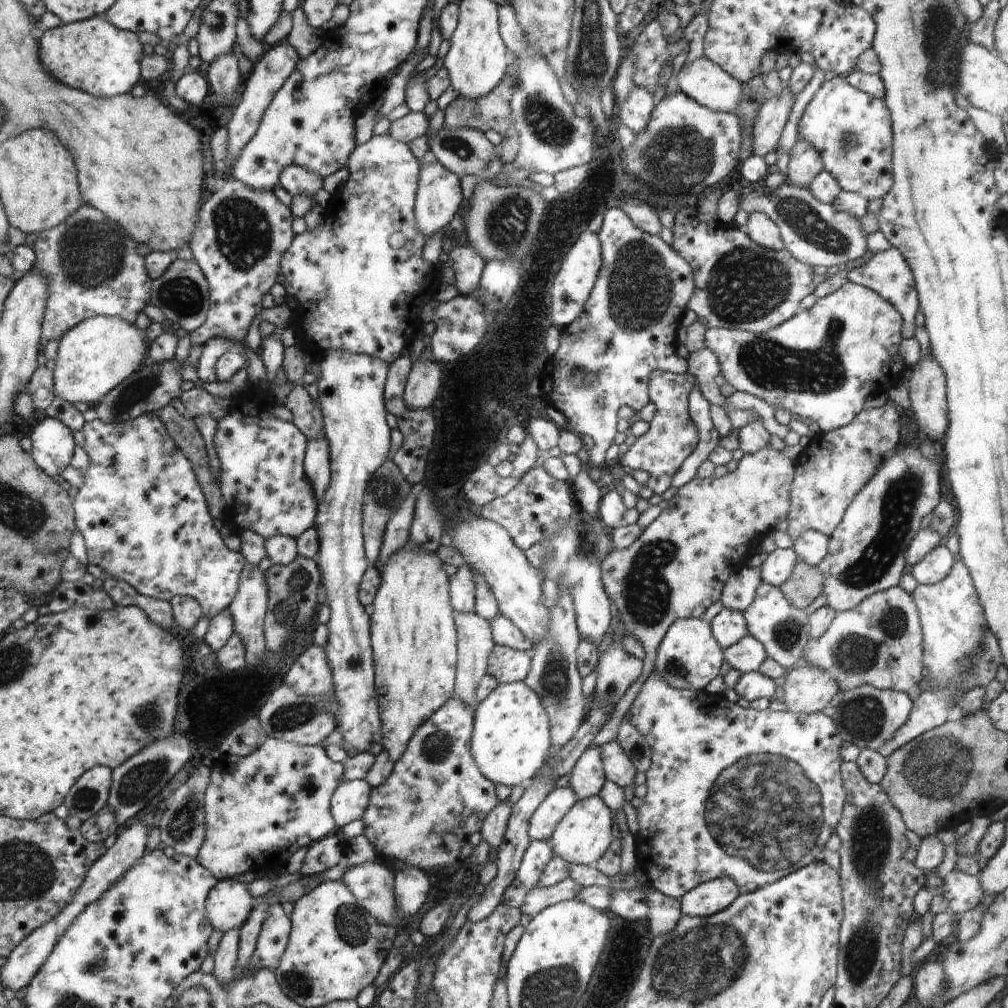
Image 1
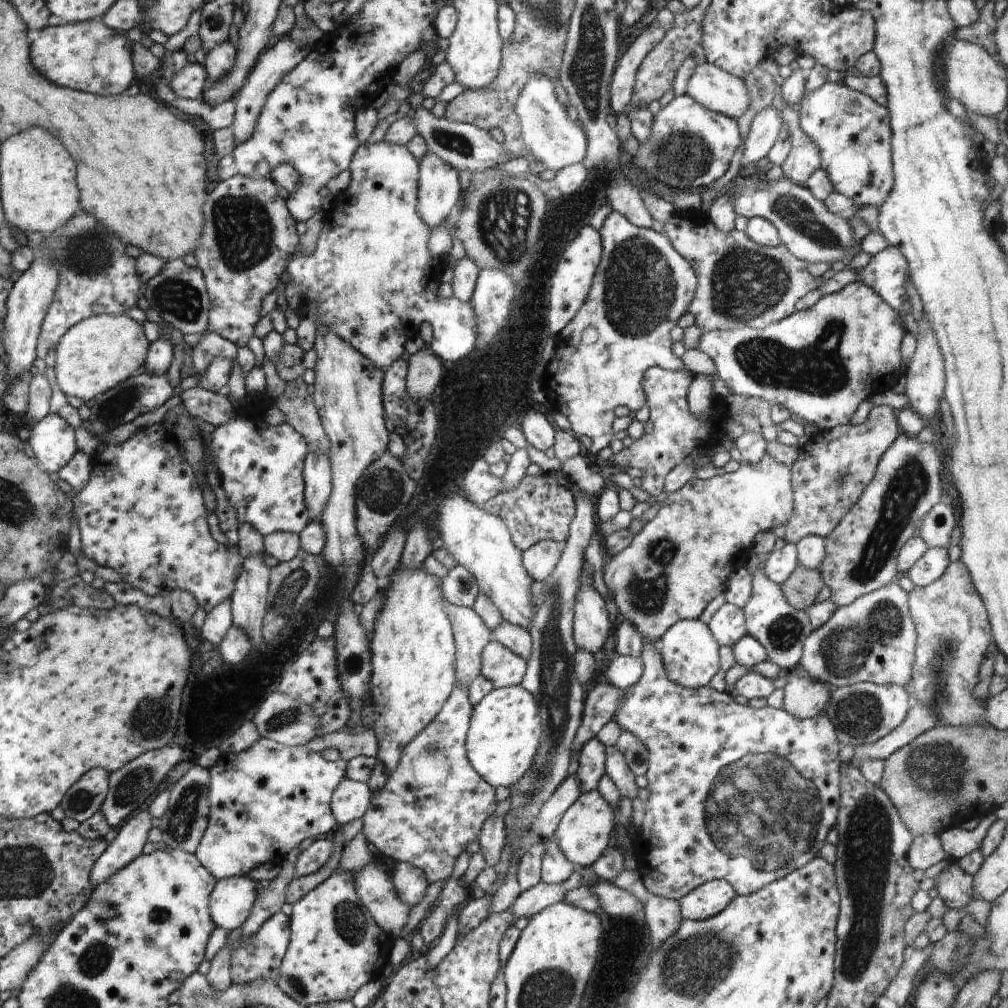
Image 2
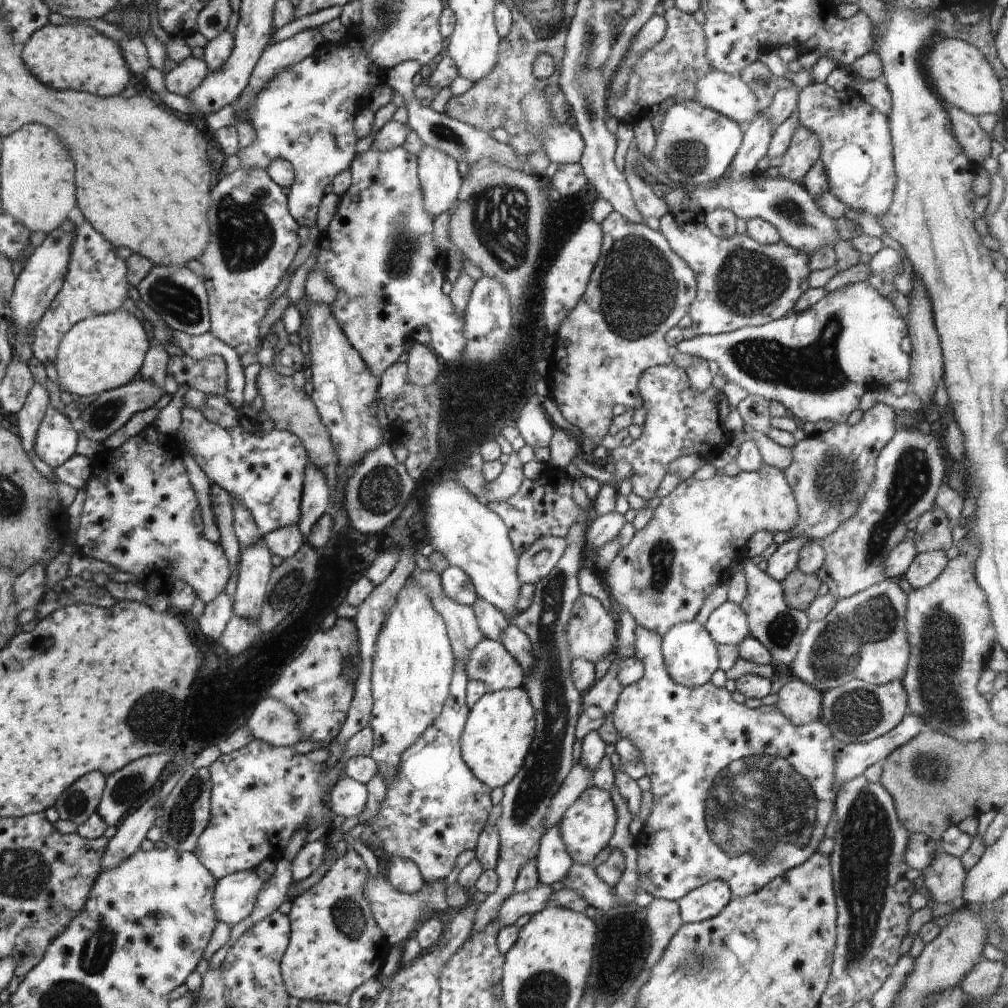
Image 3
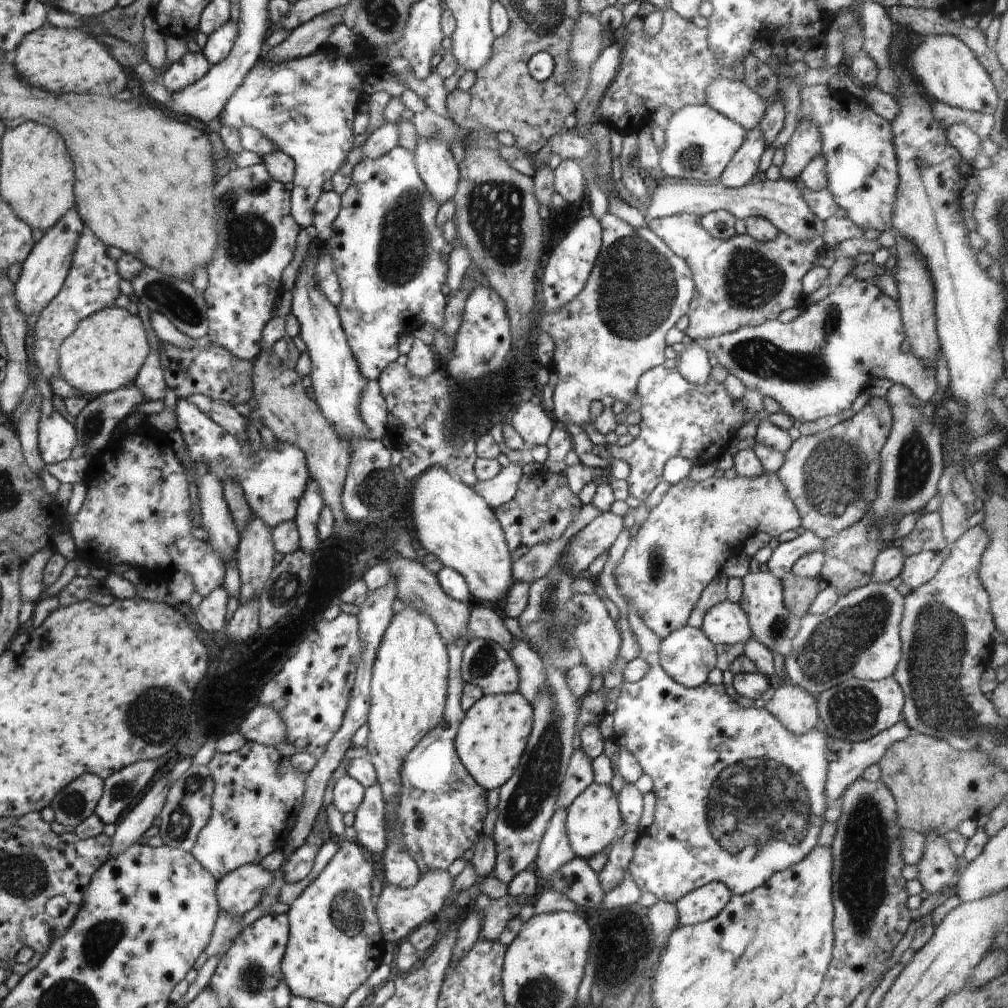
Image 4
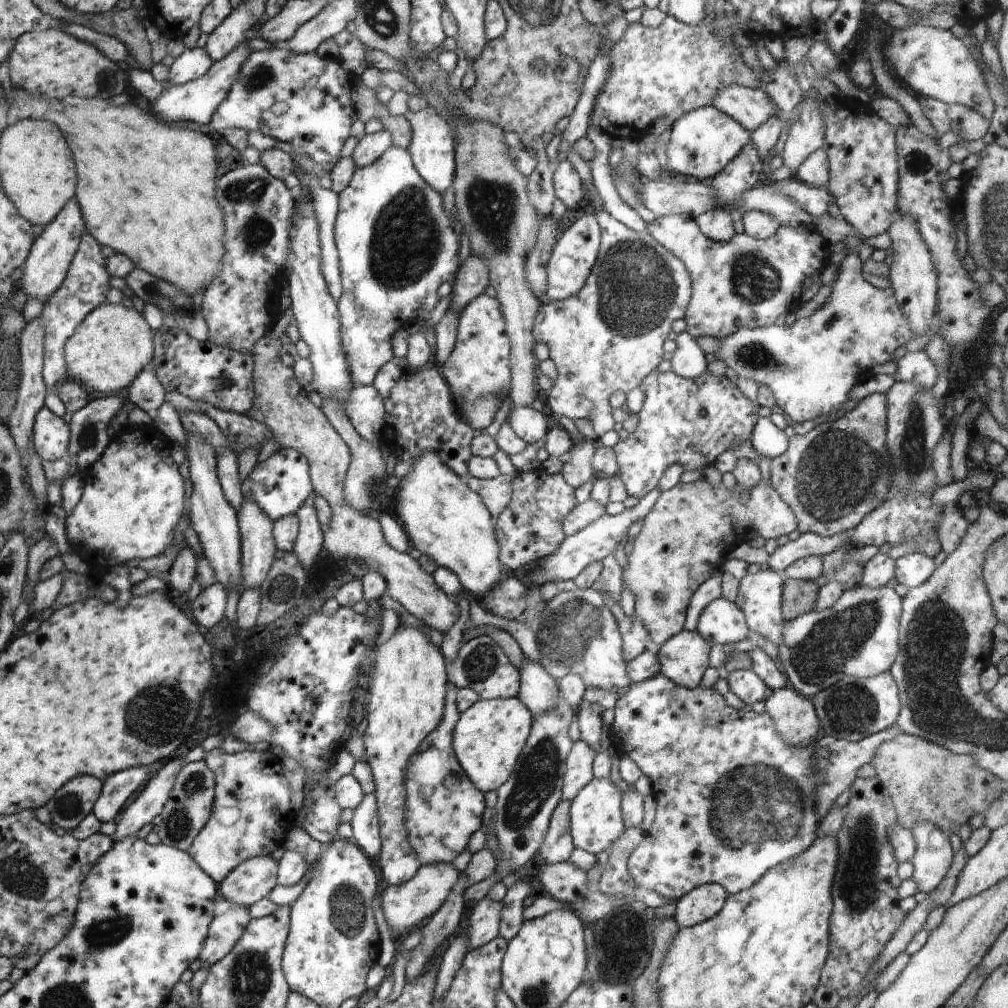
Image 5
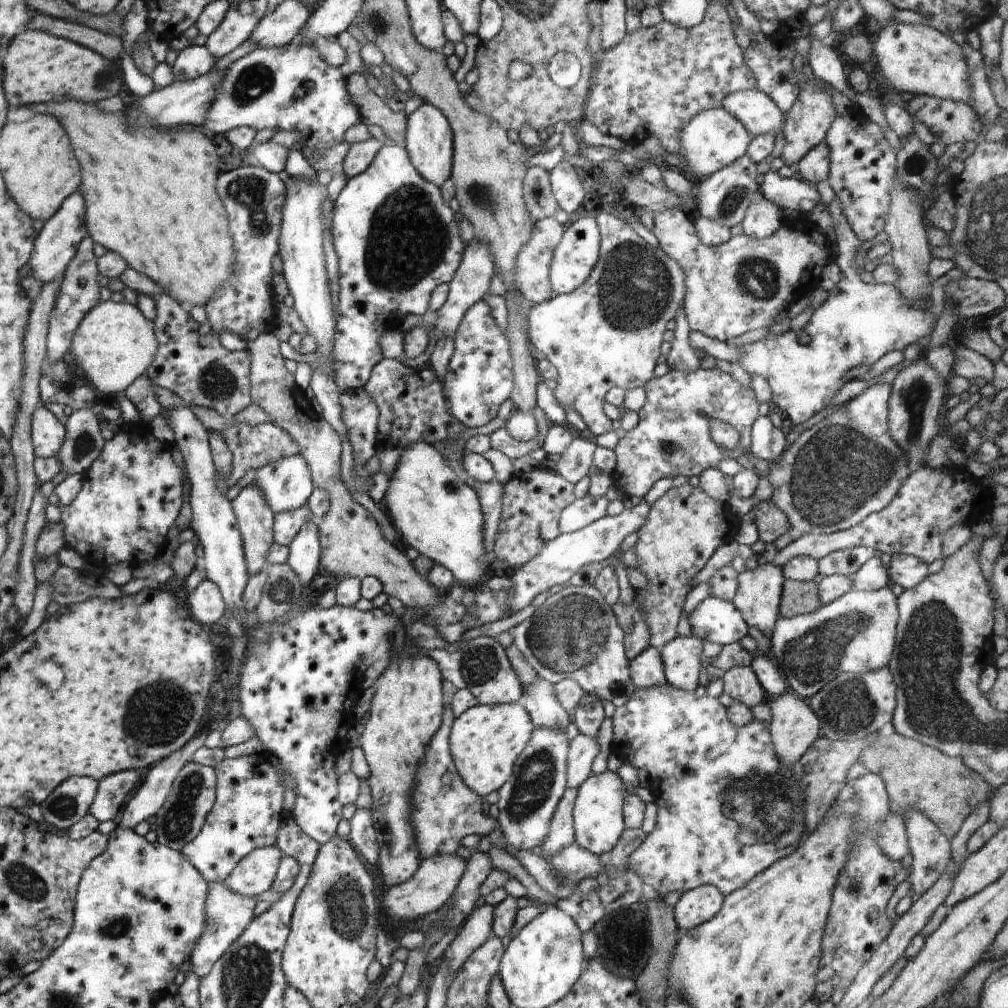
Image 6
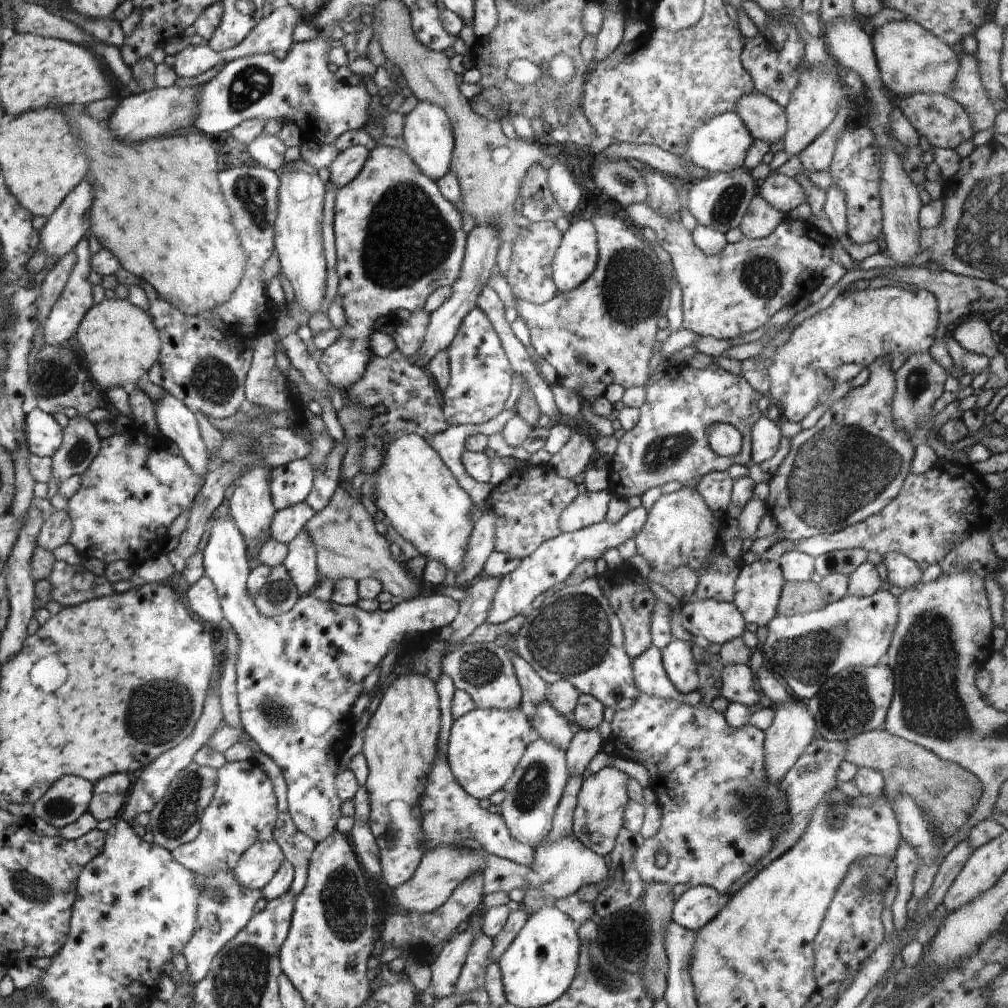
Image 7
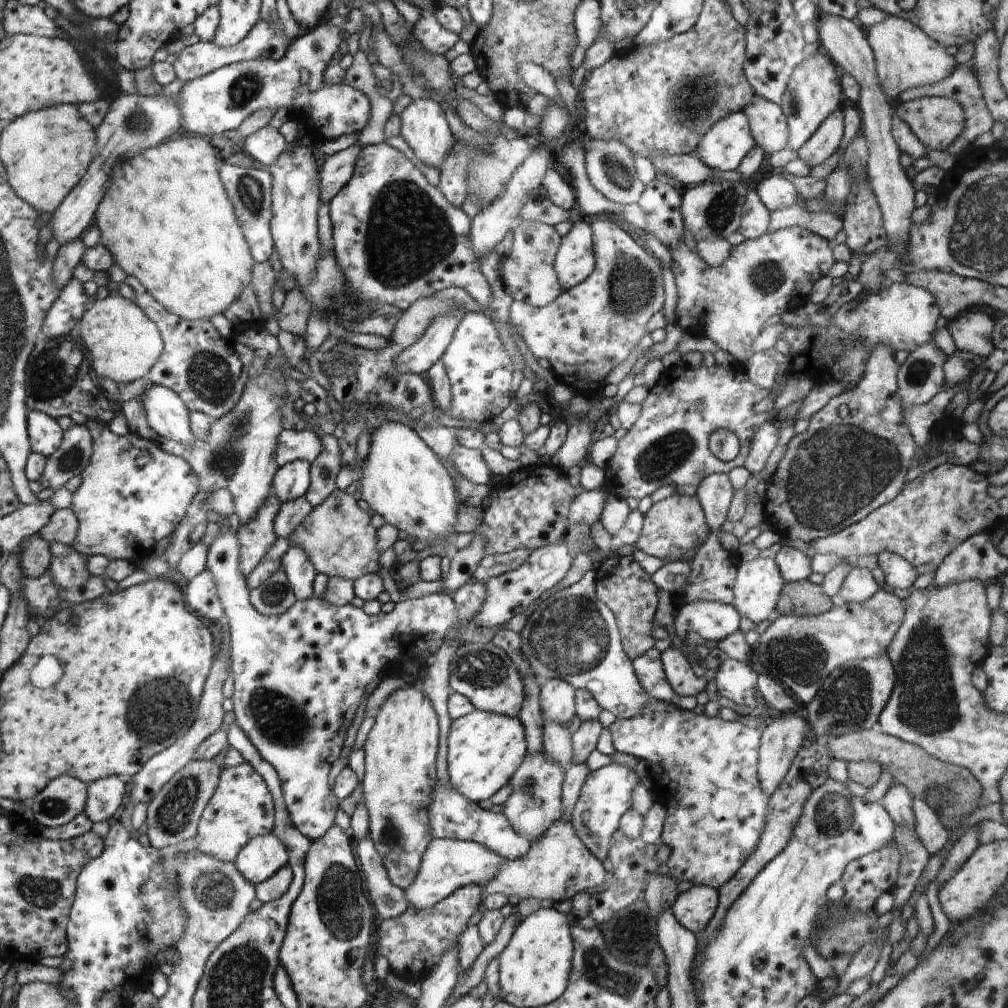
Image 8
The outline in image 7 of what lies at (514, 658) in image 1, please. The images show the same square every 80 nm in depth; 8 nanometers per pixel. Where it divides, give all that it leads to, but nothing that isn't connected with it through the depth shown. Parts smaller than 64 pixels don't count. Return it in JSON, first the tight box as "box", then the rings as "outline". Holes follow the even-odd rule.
{"box":[441,641,523,709],"outline":[[[494,641],[483,643],[462,643],[441,660],[442,672],[452,678],[456,690],[467,692],[477,707],[483,709],[518,709],[523,697],[515,675],[512,654]]]}

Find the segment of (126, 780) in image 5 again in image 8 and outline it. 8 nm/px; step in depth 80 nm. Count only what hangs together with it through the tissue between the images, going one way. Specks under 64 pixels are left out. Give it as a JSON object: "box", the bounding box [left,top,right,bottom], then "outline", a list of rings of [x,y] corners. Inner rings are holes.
{"box":[83,775,126,824],"outline":[[[112,775],[90,783],[87,788],[87,799],[83,812],[94,824],[110,820],[120,804],[124,802],[126,786],[122,777]]]}

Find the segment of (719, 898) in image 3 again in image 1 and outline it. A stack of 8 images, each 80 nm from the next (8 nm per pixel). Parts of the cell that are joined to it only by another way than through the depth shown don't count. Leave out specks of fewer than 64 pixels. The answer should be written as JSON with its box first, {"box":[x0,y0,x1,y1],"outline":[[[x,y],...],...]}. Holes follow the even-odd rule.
{"box":[681,876,739,916],"outline":[[[728,876],[704,882],[681,899],[682,915],[713,916],[729,908],[739,894],[738,884]]]}

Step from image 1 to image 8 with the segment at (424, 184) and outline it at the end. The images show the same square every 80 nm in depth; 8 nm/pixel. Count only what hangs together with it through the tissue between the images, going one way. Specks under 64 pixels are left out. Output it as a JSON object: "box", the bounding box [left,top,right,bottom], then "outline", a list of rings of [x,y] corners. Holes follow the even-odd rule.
{"box":[399,99,455,169],"outline":[[[415,99],[399,114],[401,136],[413,149],[414,156],[428,166],[439,169],[455,140],[450,132],[444,110],[433,99]]]}

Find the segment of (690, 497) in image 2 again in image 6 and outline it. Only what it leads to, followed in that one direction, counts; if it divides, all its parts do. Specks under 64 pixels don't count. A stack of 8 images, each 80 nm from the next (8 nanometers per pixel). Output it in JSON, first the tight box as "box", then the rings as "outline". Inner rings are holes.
{"box":[633,483,789,649],"outline":[[[685,483],[678,488],[668,489],[650,507],[645,523],[637,531],[638,540],[633,550],[640,564],[638,570],[646,575],[649,582],[636,593],[643,611],[647,612],[646,622],[651,634],[650,647],[661,649],[678,636],[676,626],[686,595],[692,590],[690,588],[691,578],[704,568],[708,559],[722,543],[729,544],[731,540],[734,540],[734,535],[736,535],[737,531],[730,527],[730,522],[725,518],[725,505],[727,503],[724,504],[710,498],[700,485],[692,486],[692,484]],[[770,500],[763,501],[754,506],[752,512],[757,524],[759,539],[762,542],[774,542],[789,530],[787,516]]]}

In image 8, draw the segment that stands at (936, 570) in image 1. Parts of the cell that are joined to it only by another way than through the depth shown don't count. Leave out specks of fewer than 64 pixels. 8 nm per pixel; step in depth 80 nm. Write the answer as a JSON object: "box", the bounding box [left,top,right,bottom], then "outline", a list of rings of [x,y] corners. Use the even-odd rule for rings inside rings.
{"box":[877,551,918,589],"outline":[[[884,551],[877,554],[878,564],[882,569],[885,581],[892,588],[911,589],[918,577],[916,569],[899,554]]]}

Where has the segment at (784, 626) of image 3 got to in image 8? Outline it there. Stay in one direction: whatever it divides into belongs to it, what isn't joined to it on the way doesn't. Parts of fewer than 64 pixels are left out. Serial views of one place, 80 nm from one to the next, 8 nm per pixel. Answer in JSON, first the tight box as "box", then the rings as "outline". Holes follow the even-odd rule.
{"box":[731,557,783,625],"outline":[[[758,557],[751,561],[743,561],[737,568],[733,586],[734,600],[731,602],[731,605],[739,612],[740,616],[744,615],[758,625],[762,620],[770,619],[769,615],[776,609],[783,584],[782,575],[774,559]]]}

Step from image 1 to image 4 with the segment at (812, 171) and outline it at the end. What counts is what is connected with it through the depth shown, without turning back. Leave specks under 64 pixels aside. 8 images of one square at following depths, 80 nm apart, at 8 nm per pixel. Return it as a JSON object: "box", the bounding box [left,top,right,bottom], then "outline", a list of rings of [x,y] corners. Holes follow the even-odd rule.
{"box":[780,119,822,182],"outline":[[[802,119],[783,149],[786,159],[780,168],[781,178],[793,182],[800,177],[810,160],[822,152],[822,138],[818,126],[814,126],[810,120]]]}

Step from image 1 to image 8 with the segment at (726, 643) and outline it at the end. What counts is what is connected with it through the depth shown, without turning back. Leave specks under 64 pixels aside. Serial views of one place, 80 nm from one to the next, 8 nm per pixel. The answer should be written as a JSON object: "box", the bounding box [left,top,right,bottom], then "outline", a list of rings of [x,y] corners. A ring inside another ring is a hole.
{"box":[671,601,740,643],"outline":[[[718,601],[688,603],[678,609],[671,631],[677,643],[684,642],[690,632],[696,632],[706,641],[719,643],[739,628],[740,617],[731,604]]]}

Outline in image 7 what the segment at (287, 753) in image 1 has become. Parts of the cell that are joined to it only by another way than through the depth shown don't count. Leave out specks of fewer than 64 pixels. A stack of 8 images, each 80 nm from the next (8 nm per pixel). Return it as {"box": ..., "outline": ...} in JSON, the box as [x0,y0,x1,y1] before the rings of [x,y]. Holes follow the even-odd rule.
{"box":[172,758,277,875],"outline":[[[252,758],[245,761],[227,762],[217,769],[217,785],[210,804],[204,809],[201,816],[201,829],[198,836],[172,851],[174,860],[191,869],[195,874],[209,875],[220,869],[233,871],[238,859],[244,851],[258,841],[267,841],[273,838],[277,817],[277,800],[267,773],[260,768],[258,762]]]}

